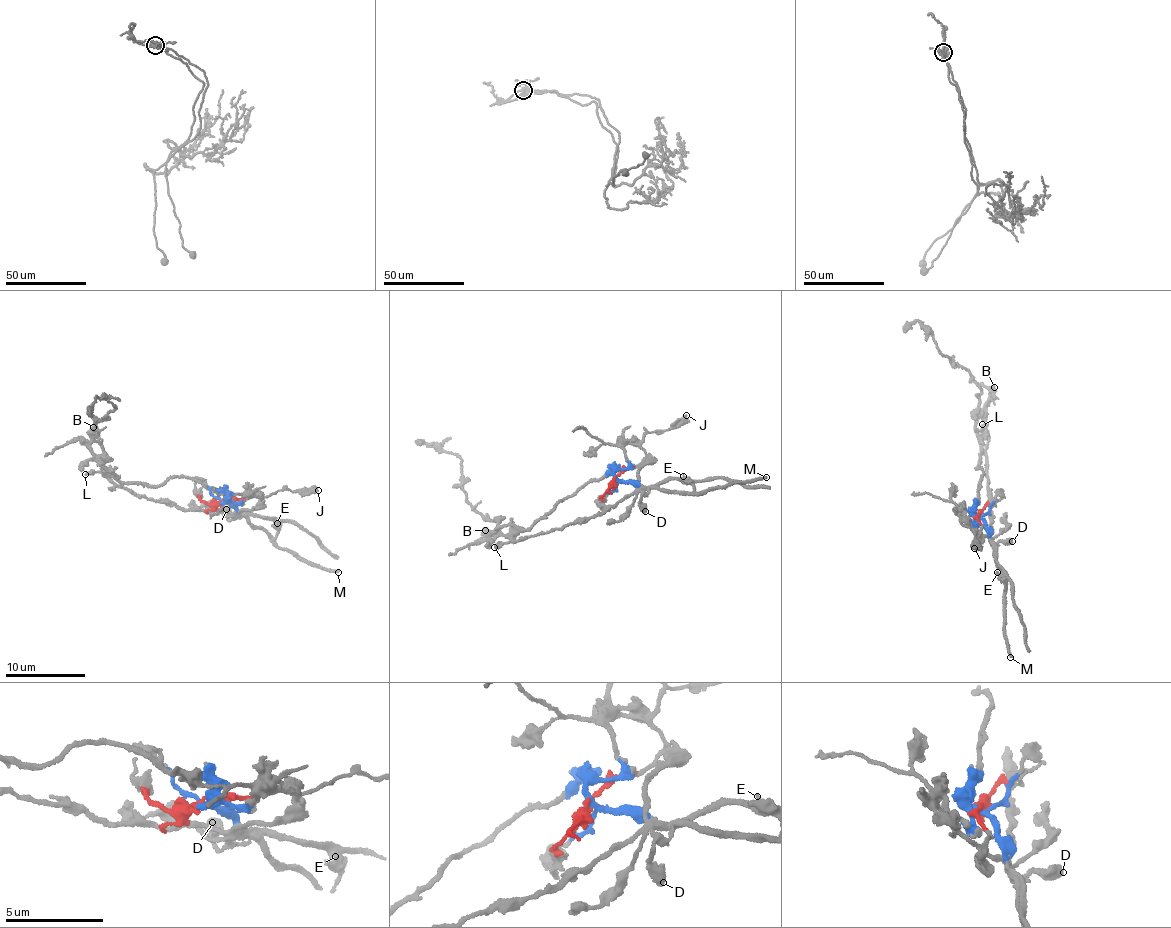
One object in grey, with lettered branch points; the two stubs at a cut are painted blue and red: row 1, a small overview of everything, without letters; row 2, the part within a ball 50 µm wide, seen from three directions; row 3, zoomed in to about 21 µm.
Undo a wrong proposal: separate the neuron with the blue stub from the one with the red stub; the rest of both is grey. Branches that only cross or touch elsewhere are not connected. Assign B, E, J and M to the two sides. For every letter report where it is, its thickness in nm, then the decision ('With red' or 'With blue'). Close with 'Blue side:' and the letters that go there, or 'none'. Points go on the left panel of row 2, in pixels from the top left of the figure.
B: Place: (93, 427). Thickness 460 nm. With blue
E: Place: (277, 523). Thickness 480 nm. With blue
J: Place: (318, 490). Thickness 480 nm. With red
M: Place: (338, 572). Thickness 240 nm. With blue
Blue side: B, E, M

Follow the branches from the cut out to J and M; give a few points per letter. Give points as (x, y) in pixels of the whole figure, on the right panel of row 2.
J: (978, 515), (977, 519), (983, 525), (979, 530), (966, 524), (979, 543), (975, 548)
M: (978, 515), (1002, 573), (1006, 593), (1003, 633), (1011, 657)

